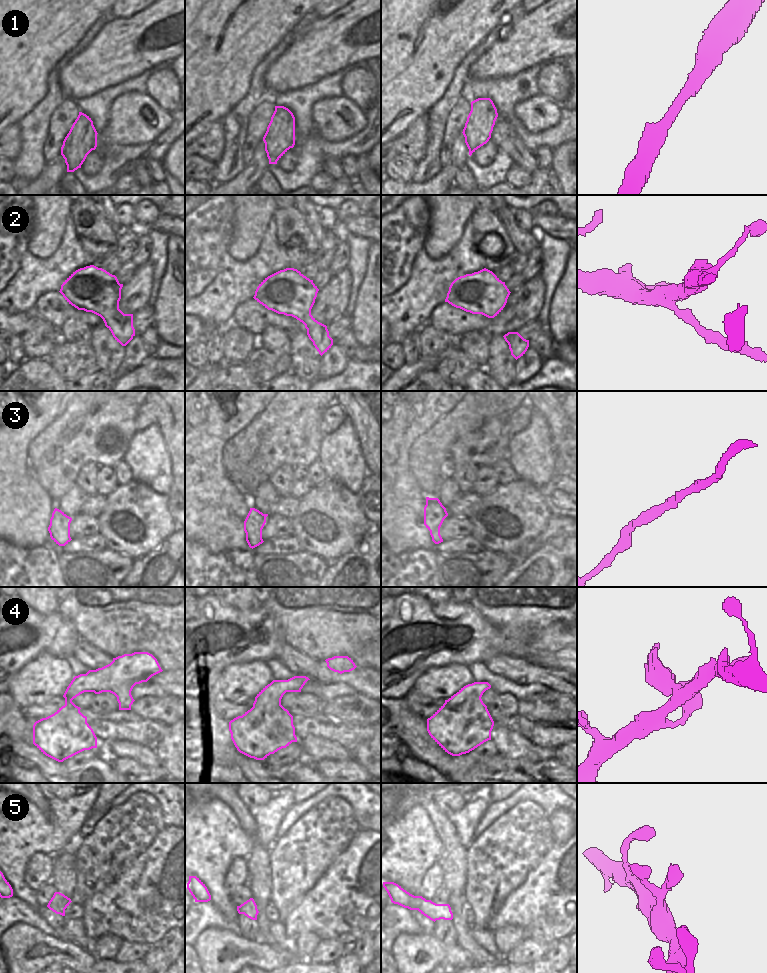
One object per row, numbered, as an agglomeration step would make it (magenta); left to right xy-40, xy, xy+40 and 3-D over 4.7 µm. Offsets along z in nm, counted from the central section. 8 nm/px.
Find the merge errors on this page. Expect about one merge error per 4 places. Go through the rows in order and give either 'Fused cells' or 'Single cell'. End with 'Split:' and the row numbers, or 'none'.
1: Single cell
2: Fused cells
3: Single cell
4: Single cell
5: Single cell
Split: 2.

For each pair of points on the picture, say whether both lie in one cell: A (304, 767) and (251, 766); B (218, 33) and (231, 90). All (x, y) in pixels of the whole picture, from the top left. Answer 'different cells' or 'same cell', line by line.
A: same cell
B: same cell

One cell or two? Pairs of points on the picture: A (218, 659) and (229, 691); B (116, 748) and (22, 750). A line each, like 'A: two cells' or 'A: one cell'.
A: two cells
B: two cells

